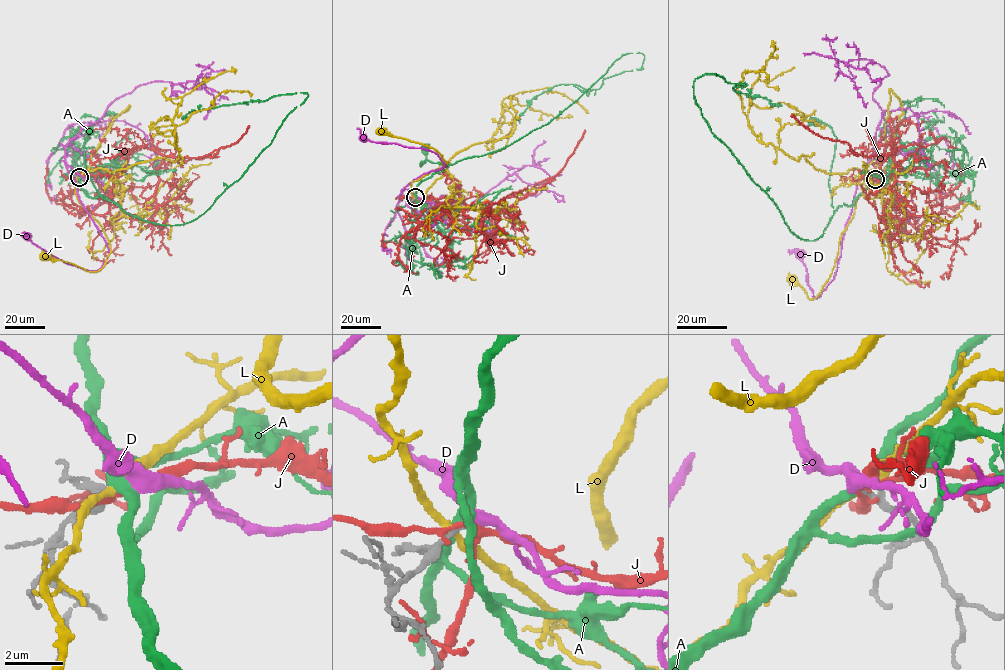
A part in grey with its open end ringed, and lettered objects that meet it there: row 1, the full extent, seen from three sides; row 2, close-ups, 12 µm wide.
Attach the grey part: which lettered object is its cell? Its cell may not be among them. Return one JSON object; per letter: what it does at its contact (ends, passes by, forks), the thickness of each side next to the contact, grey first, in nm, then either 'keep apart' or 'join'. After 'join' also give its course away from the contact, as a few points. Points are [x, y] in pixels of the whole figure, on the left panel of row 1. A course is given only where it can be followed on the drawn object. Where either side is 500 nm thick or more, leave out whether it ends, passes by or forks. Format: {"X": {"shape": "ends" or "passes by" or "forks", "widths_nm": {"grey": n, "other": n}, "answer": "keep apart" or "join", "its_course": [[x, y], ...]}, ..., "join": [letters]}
{"A": {"shape": "passes by", "widths_nm": {"grey": 140, "other": 360}, "answer": "keep apart"}, "D": {"shape": "passes by", "widths_nm": {"grey": 160, "other": 440}, "answer": "join", "its_course": [[80, 176], [65, 164], [79, 199], [109, 249], [102, 265], [91, 270], [65, 263], [28, 236]]}, "J": {"shape": "passes by", "widths_nm": {"grey": 200, "other": 180}, "answer": "keep apart"}, "L": {"shape": "passes by", "widths_nm": {"grey": 170, "other": 280}, "answer": "keep apart"}, "join": ["D"]}

